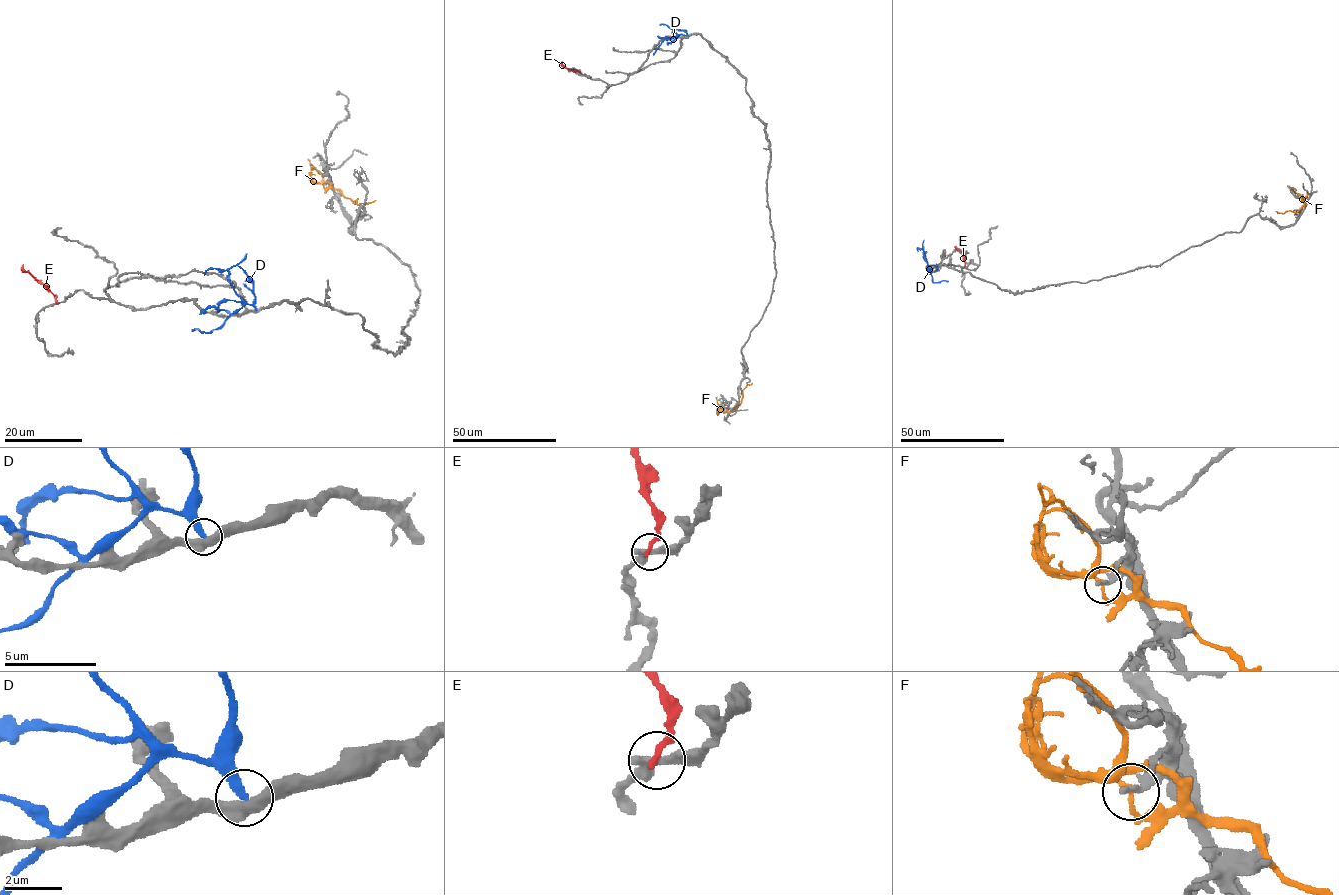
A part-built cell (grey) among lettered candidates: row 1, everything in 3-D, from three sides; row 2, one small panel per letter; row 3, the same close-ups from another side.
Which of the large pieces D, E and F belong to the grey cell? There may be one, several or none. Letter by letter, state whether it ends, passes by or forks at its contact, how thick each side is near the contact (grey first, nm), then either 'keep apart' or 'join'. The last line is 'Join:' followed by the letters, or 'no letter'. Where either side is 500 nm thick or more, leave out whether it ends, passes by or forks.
D: it ends there; 400 nm thick on the grey side, 240 nm on the other; keep apart
E: it ends there; 360 nm thick on the grey side, 280 nm on the other; keep apart
F: it ends there; 280 nm thick on the grey side, 240 nm on the other; keep apart
Join: no letter

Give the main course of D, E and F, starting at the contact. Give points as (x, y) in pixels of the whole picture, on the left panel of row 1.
D: (256, 310), (244, 304), (213, 330), (191, 330)
E: (57, 303), (56, 297), (22, 266)
F: (323, 185), (337, 189), (354, 203), (357, 199), (357, 204), (376, 200)

